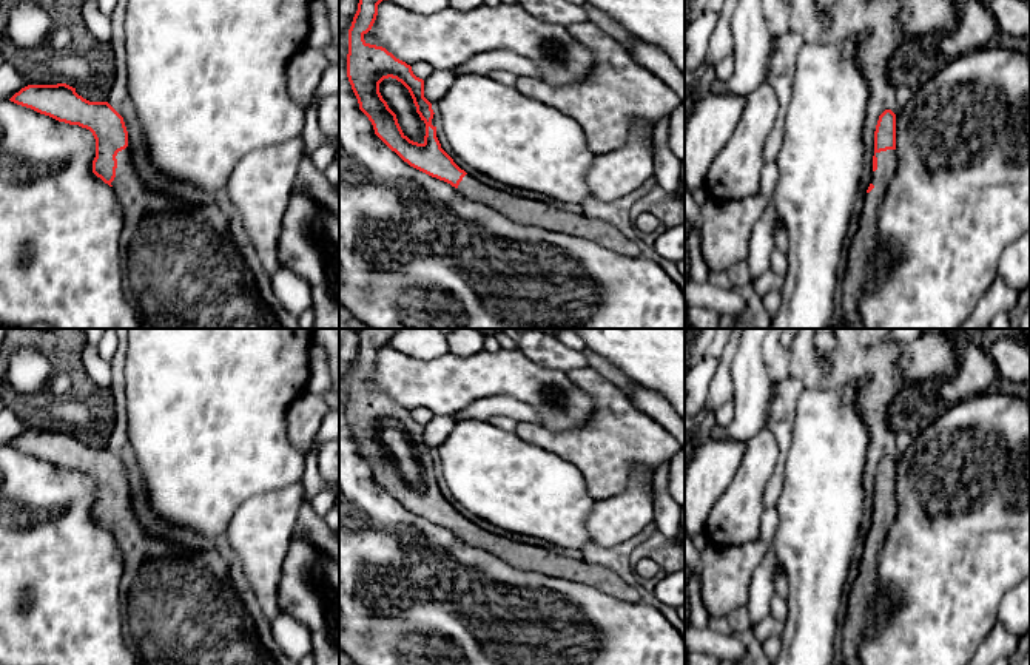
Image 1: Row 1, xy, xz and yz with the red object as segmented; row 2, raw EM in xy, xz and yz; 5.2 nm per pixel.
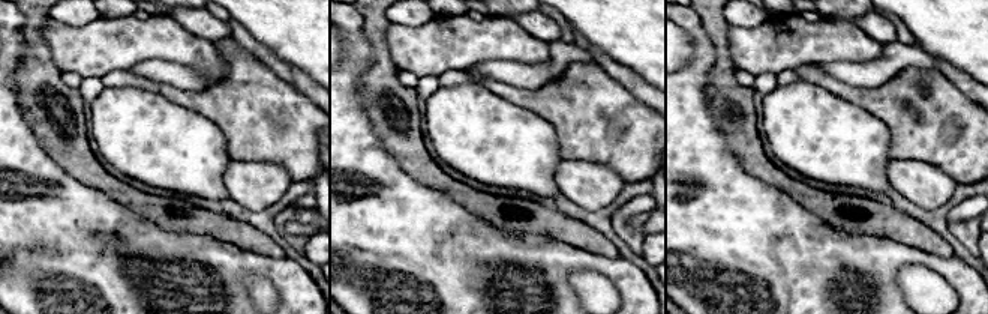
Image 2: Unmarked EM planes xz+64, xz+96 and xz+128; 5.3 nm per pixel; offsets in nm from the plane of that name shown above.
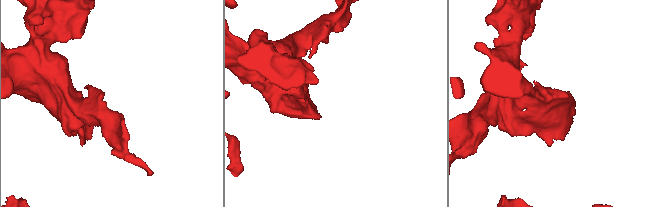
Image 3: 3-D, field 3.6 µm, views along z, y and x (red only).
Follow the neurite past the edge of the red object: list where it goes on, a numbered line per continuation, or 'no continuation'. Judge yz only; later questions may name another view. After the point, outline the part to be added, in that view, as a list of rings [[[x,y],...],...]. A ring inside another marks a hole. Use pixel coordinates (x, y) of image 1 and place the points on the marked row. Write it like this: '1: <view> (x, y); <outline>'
1: yz (865, 246); [[[896,150],[876,153],[877,170],[873,171],[874,188],[865,194],[857,230],[845,251],[845,275],[842,281],[842,324],[847,329],[863,329],[859,301],[865,284],[874,276],[874,261],[880,255],[882,242],[877,230],[877,210],[888,184],[897,168]]]

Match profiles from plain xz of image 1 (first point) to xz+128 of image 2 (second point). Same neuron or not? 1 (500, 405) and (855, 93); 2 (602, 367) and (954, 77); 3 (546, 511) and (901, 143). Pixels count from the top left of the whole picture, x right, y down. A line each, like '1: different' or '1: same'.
1: different
2: same
3: different

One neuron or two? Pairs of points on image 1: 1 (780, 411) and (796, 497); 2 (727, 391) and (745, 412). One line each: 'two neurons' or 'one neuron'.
1: two neurons
2: two neurons

